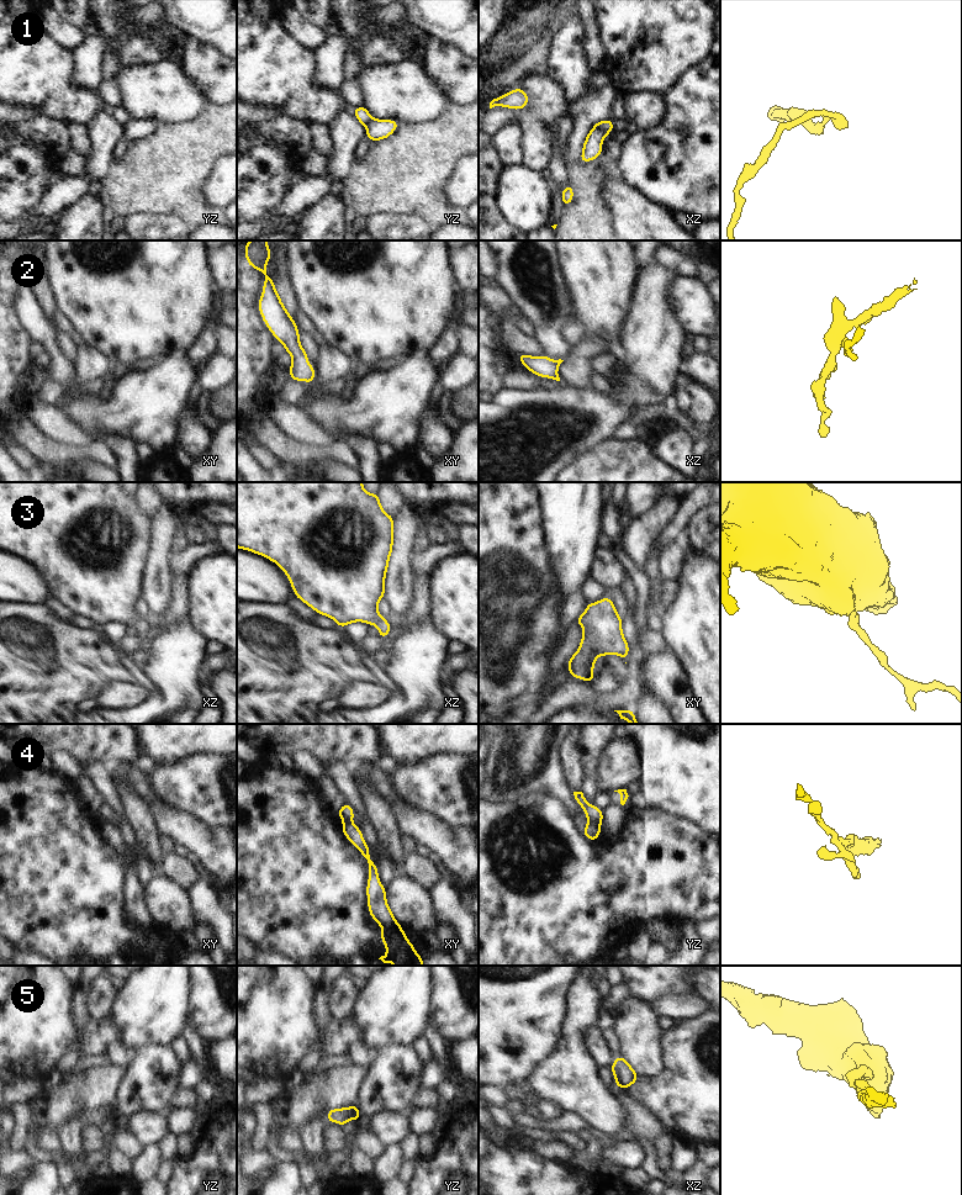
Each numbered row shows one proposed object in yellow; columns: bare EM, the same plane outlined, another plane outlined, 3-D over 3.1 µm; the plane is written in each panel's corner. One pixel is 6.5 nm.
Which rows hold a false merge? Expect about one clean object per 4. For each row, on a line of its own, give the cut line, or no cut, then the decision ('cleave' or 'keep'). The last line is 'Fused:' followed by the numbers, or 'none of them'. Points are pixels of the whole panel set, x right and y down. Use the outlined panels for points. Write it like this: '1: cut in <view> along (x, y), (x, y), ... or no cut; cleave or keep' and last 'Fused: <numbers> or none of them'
1: cut in xz along (592, 128), (608, 132); cleave
2: no cut; keep
3: no cut; keep
4: cut in yz along (588, 820), (600, 828); cleave
5: no cut; keep
Fused: 1, 4

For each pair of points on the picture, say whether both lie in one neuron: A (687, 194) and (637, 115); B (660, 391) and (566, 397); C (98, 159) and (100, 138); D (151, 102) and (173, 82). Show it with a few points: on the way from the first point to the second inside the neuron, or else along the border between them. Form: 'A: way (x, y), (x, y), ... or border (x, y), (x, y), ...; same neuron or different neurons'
A: border (664, 106), (664, 116), (654, 126), (639, 130); different neurons
B: way (637, 394), (623, 407), (590, 407); same neuron
C: way (100, 154), (100, 143); same neuron
D: way (157, 96), (160, 96), (167, 88); same neuron

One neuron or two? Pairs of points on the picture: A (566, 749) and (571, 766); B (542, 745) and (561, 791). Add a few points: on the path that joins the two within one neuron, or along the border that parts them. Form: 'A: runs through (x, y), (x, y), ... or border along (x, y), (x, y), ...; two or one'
A: runs through (569, 752), (571, 762); one
B: runs through (542, 756), (542, 770), (551, 780); one

